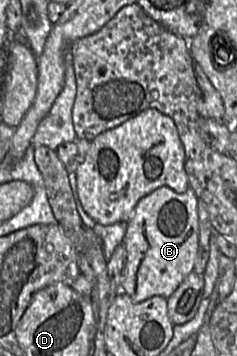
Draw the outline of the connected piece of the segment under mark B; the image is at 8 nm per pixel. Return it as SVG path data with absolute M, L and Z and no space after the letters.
M163 186L137 203L123 239L126 249L126 264L120 284L120 291L127 294L135 303L154 296L168 298L193 271L199 243L198 198L188 187L185 193L178 194Z

